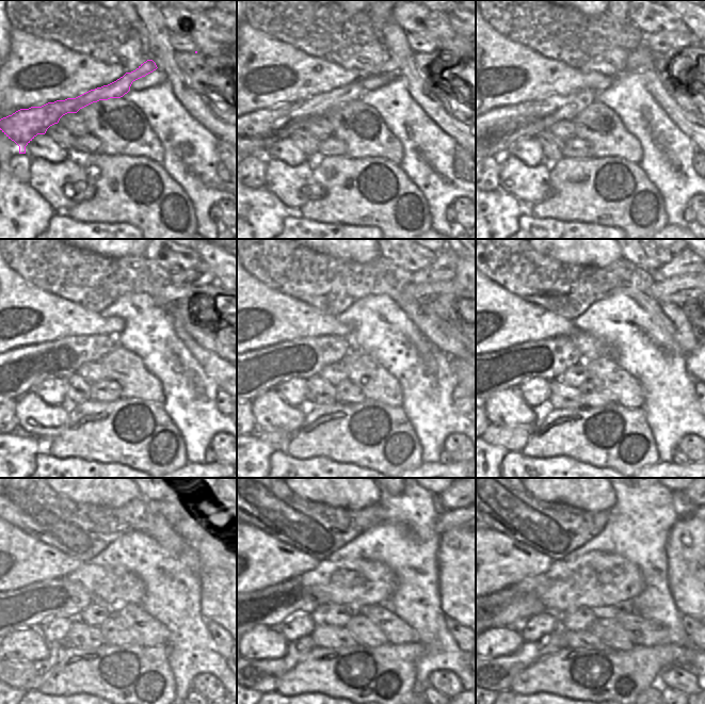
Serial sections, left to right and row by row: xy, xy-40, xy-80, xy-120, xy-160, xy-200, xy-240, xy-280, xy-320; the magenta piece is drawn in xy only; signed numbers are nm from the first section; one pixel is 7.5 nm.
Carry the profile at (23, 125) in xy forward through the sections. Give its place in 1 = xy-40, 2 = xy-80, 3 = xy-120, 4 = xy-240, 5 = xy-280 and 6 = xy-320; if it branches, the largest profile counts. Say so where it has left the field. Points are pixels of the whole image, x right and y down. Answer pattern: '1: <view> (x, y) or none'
1: xy-40 (258, 130)
2: xy-80 (498, 129)
3: xy-120 (19, 370)
4: xy-240 (30, 606)
5: xy-280 (272, 606)
6: xy-320 (507, 607)

